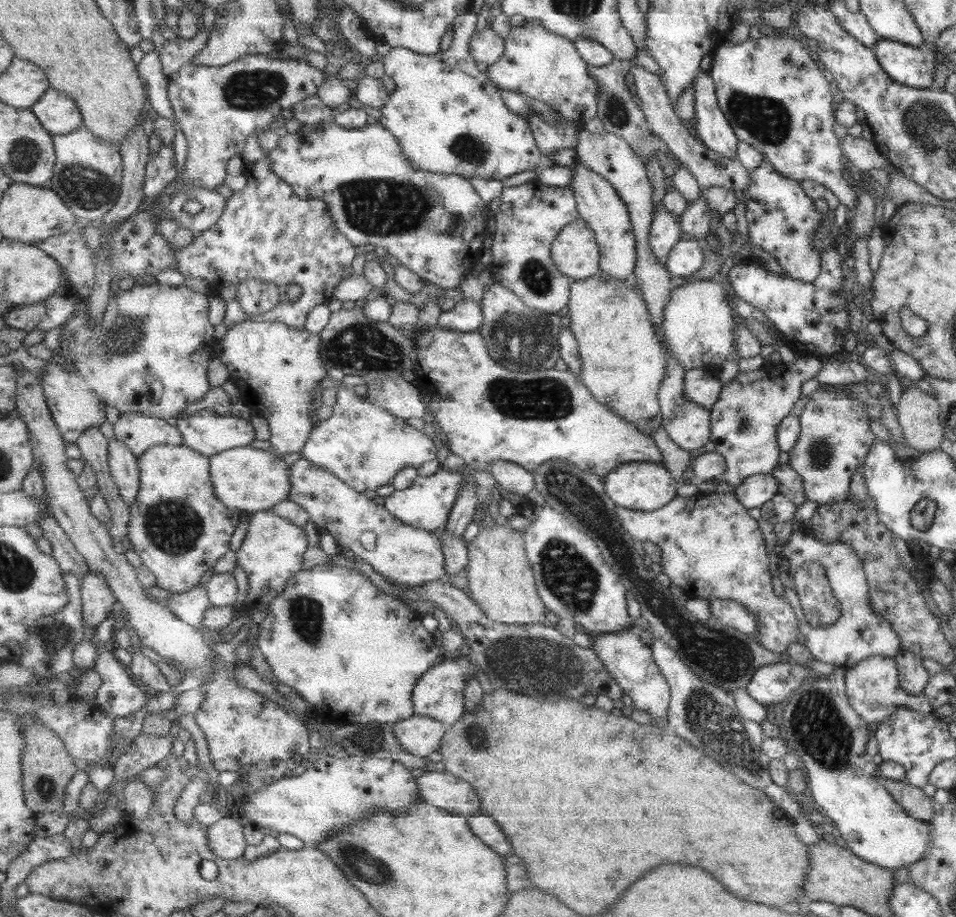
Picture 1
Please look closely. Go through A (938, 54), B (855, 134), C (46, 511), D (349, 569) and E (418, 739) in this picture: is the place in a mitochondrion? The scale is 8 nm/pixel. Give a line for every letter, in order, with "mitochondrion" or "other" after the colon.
A: other
B: other
C: other
D: other
E: other

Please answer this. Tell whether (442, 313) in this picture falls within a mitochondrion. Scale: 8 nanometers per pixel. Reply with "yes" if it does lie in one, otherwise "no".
no

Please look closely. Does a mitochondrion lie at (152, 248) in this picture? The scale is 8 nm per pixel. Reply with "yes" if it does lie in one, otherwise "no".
no

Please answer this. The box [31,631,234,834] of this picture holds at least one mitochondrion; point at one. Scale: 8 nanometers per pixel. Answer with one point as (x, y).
(45, 786)

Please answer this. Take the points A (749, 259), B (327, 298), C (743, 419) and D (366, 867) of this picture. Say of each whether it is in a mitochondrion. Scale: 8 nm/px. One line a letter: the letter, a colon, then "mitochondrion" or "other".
A: other
B: other
C: mitochondrion
D: mitochondrion

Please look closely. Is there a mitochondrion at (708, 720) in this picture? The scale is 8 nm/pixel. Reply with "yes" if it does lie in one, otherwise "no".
yes

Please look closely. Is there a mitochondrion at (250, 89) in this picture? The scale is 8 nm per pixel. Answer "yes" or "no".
yes

